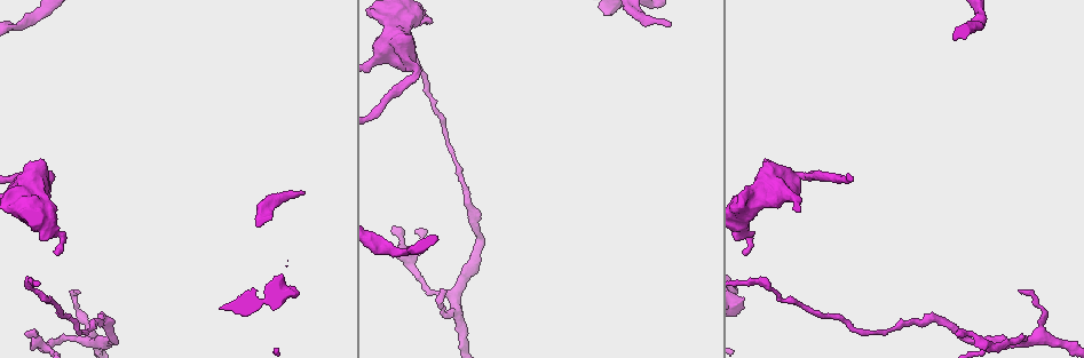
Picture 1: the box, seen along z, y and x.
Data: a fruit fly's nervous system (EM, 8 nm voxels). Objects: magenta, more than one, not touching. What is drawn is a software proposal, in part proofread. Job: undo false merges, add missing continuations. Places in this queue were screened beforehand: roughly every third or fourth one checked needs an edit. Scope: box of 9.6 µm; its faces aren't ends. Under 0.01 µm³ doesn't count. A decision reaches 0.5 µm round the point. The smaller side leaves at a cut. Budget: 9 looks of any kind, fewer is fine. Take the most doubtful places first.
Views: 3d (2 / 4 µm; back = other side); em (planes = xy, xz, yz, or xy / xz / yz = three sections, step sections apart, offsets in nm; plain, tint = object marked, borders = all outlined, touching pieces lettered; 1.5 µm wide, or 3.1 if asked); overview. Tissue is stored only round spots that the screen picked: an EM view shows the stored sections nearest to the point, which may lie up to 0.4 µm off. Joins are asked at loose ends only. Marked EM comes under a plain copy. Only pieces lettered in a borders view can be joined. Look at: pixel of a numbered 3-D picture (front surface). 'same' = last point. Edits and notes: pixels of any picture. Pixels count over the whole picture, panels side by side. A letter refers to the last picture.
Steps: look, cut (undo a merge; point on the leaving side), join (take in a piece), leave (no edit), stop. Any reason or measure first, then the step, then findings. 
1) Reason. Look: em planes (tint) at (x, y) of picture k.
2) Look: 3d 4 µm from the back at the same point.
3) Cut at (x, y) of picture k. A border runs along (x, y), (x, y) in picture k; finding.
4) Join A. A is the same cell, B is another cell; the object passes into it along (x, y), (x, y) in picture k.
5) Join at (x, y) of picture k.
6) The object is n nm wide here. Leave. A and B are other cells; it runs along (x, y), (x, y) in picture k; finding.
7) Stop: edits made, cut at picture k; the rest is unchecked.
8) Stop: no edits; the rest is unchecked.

Look: 3d 2 µm at (957, 333) of picture 1.

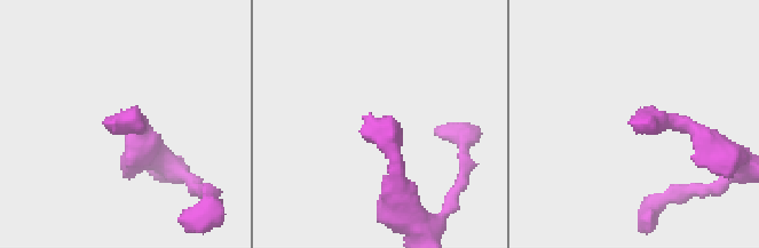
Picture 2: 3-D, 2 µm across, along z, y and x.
Look: em xy step 8 (tint) at (107, 127) of picture 2.

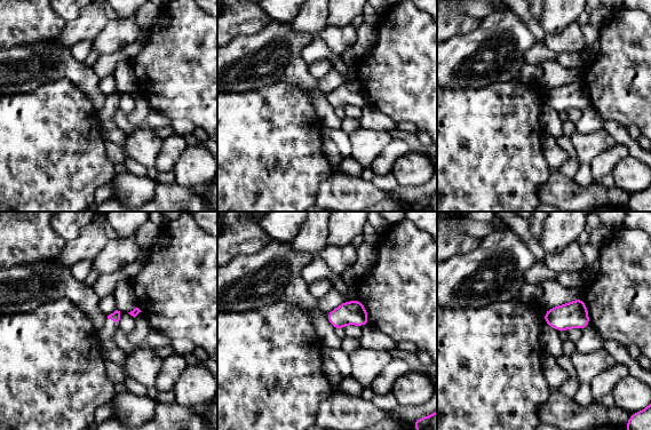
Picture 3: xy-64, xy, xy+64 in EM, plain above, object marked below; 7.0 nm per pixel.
Look: em planes (borders) at the same point.

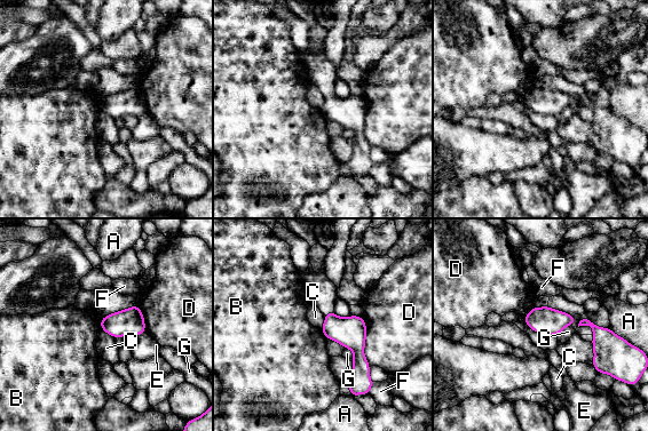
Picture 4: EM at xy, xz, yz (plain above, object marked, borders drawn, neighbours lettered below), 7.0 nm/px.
Leave. A, B, C, D, E, F and G are other cells; it runs along (528, 317), (590, 324), (606, 335) in picture 4; none of them fits.

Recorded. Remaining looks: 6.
Free end. Look: em xy step 4 (tint) at (305, 192) of picture 1.

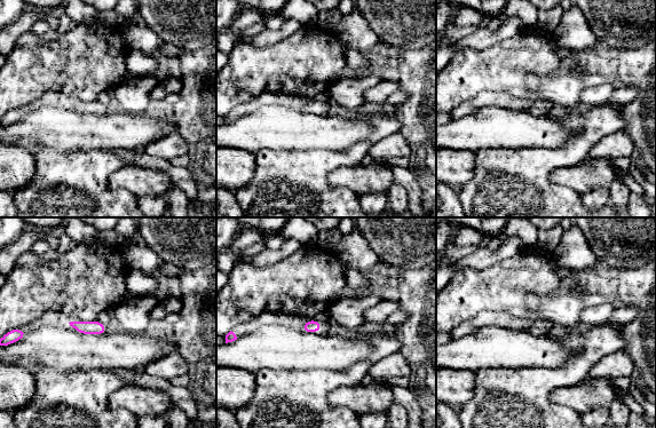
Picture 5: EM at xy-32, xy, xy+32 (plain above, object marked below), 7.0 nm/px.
Look: em xz step 4 (borders) at the same point.

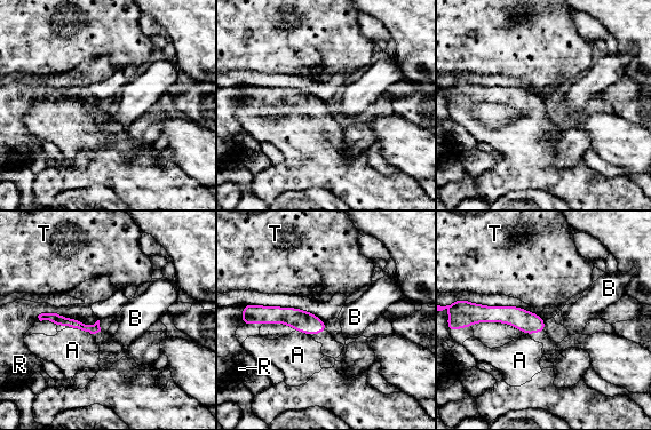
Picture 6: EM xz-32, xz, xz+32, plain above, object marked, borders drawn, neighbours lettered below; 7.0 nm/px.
Join A. A is the same cell, B, R and T are other cells; the object passes into it along (57, 319), (84, 331), (72, 350) in picture 6; it goes on there.

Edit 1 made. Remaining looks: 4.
Look: overview.

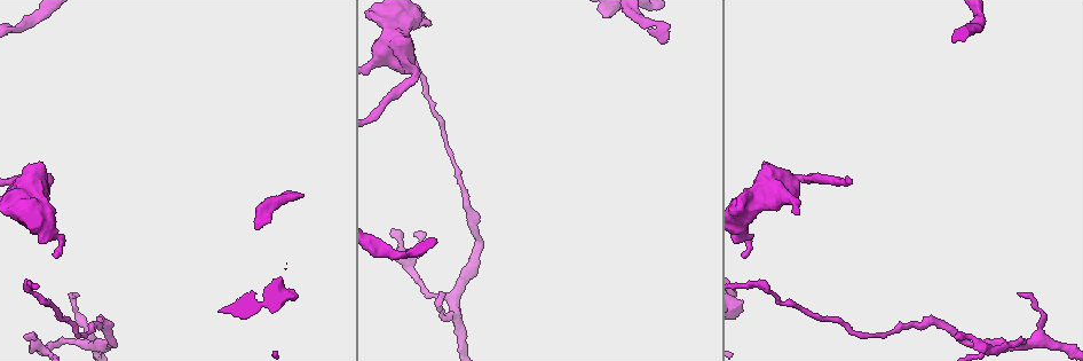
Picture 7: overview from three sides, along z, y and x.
Free end. Look: 3d 4 µm at (745, 256) of picture 7.

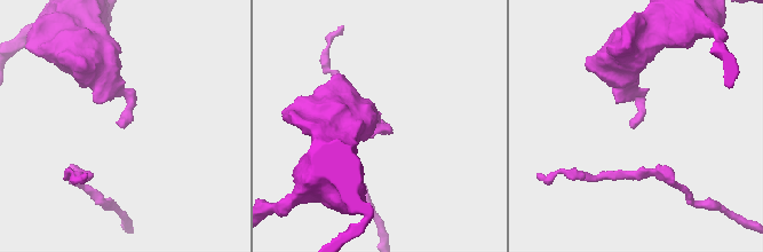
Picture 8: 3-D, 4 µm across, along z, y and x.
Look: em planes (tint) at (635, 125) of picture 8.

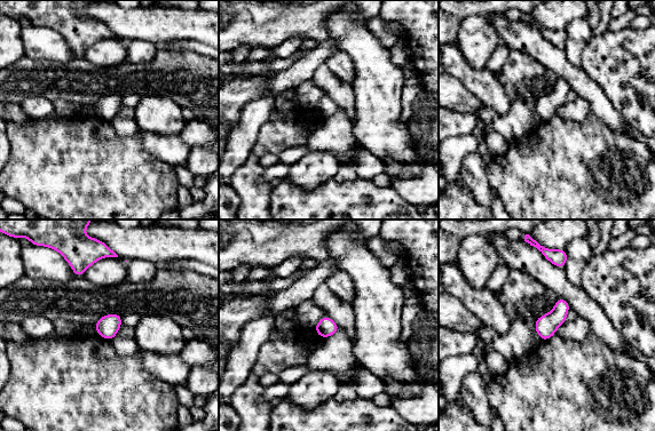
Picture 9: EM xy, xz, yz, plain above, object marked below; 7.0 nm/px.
Look: em planes (borders) at the same point.

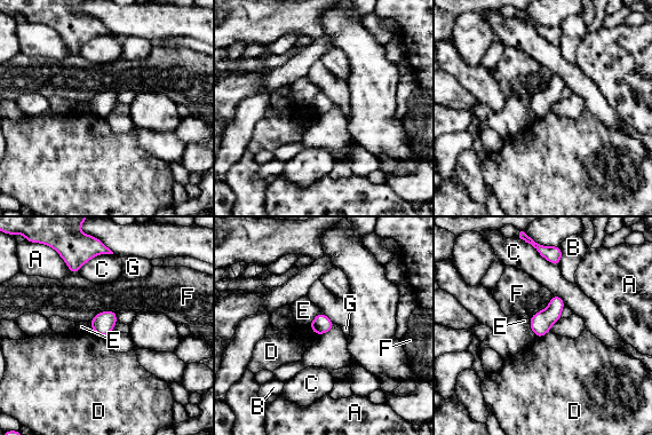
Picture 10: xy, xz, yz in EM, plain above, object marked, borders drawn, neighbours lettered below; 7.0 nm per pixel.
The object is 140 nm wide here; the longest contact is with C, 280 nm. Leave. A, B, C, D, E, F and G are other cells; no lettered piece goes on from it.

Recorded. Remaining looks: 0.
Stop: edits made, join at picture 6; the rest is unchecked.

